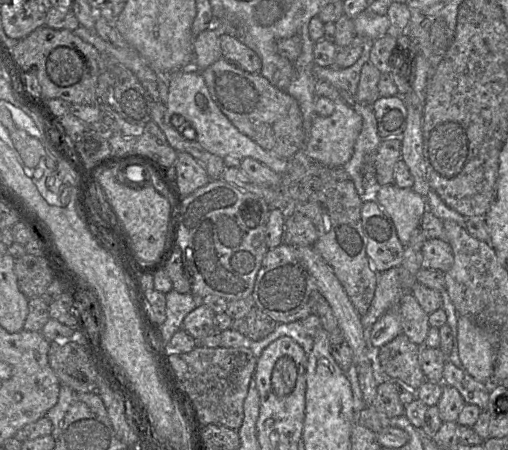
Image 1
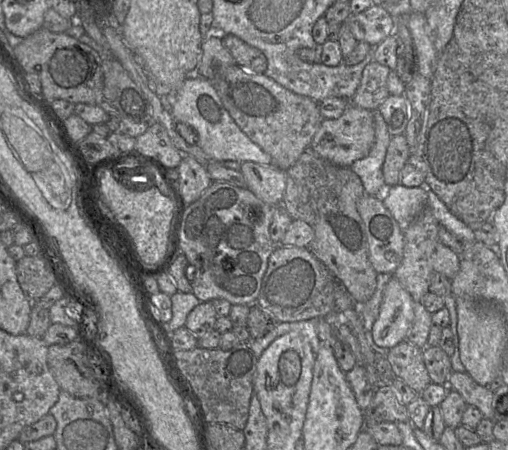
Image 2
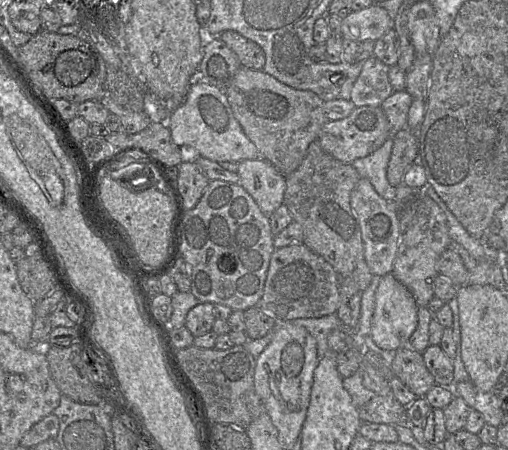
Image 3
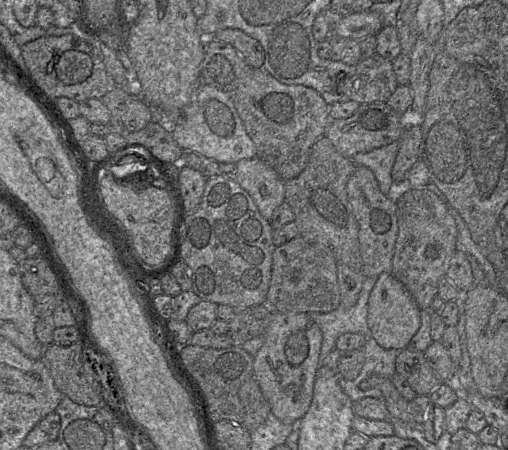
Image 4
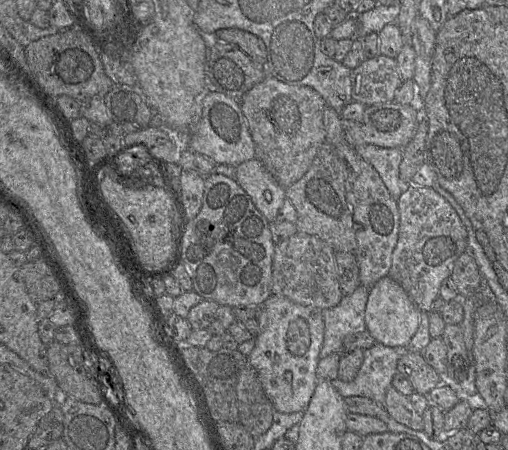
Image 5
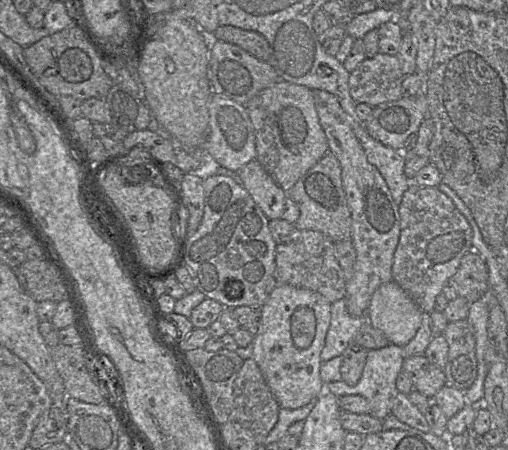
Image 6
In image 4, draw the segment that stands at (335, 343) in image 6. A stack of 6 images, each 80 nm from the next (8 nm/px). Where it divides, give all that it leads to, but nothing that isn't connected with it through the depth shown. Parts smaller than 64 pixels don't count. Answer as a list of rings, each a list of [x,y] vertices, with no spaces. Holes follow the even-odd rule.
[[[366,277],[357,302],[352,307],[340,305],[328,313],[307,313],[322,332],[320,361],[335,348],[337,338],[344,333],[368,334],[368,300],[377,277]]]

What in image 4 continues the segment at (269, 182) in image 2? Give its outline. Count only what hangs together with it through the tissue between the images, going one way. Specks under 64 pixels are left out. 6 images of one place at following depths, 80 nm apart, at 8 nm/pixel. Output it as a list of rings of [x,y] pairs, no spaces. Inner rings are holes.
[[[258,157],[238,161],[234,179],[251,196],[261,215],[269,221],[275,209],[285,201],[285,181]]]

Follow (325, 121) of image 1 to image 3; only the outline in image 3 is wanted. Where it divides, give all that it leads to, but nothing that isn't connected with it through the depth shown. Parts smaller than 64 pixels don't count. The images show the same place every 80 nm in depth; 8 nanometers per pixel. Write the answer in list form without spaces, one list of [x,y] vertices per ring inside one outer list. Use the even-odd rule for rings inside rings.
[[[381,106],[355,107],[350,115],[343,119],[328,120],[319,132],[317,141],[322,149],[334,158],[352,163],[373,153],[391,137],[391,126]]]

